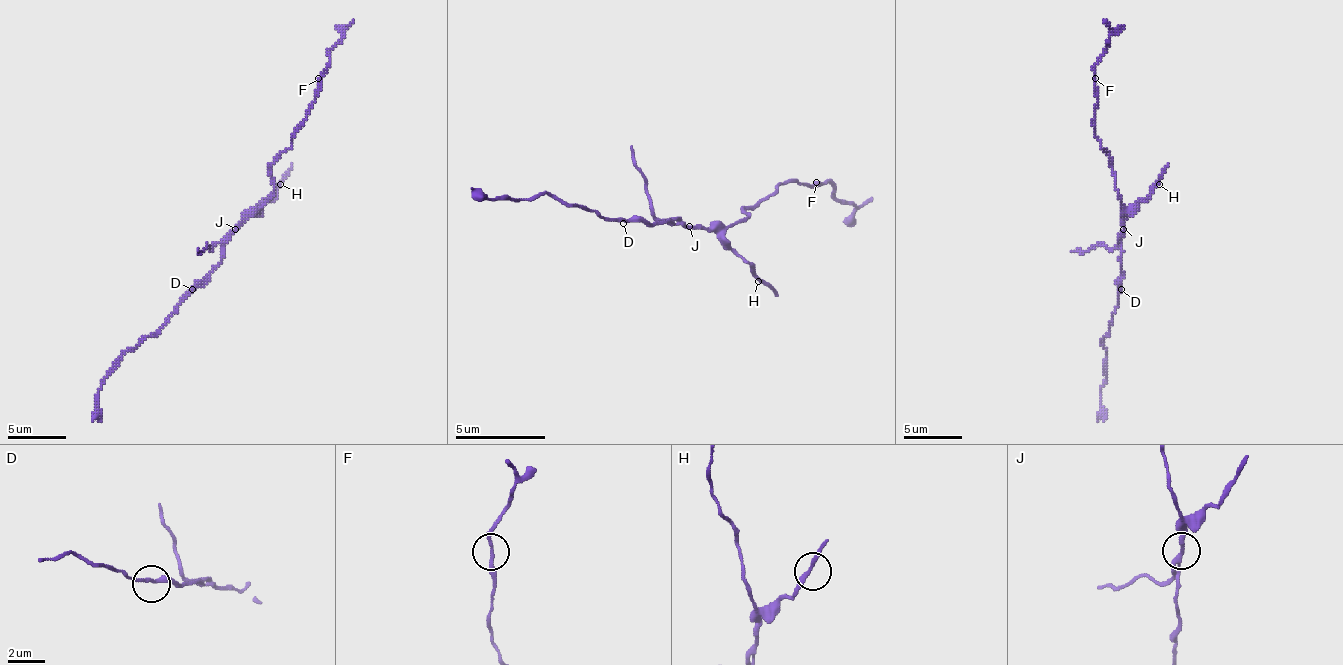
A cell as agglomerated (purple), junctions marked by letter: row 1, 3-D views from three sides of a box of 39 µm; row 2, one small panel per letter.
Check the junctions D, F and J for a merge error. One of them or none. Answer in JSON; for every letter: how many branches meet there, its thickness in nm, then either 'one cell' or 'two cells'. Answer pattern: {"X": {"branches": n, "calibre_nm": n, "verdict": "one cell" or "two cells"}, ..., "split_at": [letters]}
{"D": {"branches": 2, "calibre_nm": 240, "verdict": "one cell"}, "F": {"branches": 2, "calibre_nm": 220, "verdict": "one cell"}, "J": {"branches": 2, "calibre_nm": 220, "verdict": "two cells"}, "split_at": ["J"]}

